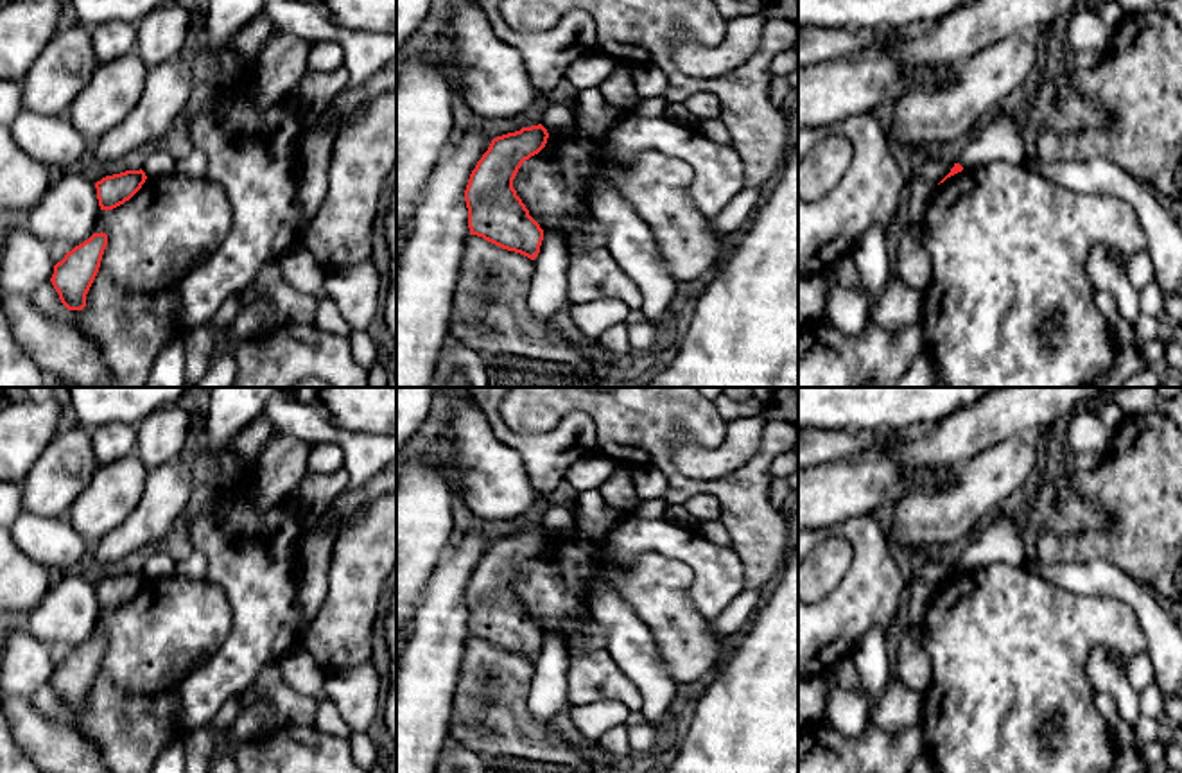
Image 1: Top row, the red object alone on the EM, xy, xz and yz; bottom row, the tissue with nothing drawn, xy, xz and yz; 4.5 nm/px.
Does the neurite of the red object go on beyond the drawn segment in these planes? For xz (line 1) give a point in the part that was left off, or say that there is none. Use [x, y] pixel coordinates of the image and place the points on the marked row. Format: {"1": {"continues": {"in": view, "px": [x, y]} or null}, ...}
{"1": {"continues": null}}

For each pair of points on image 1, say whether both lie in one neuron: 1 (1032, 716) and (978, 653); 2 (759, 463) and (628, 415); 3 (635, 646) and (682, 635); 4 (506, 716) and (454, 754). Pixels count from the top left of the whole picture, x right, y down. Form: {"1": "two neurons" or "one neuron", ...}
{"1": "one neuron", "2": "one neuron", "3": "two neurons", "4": "two neurons"}

